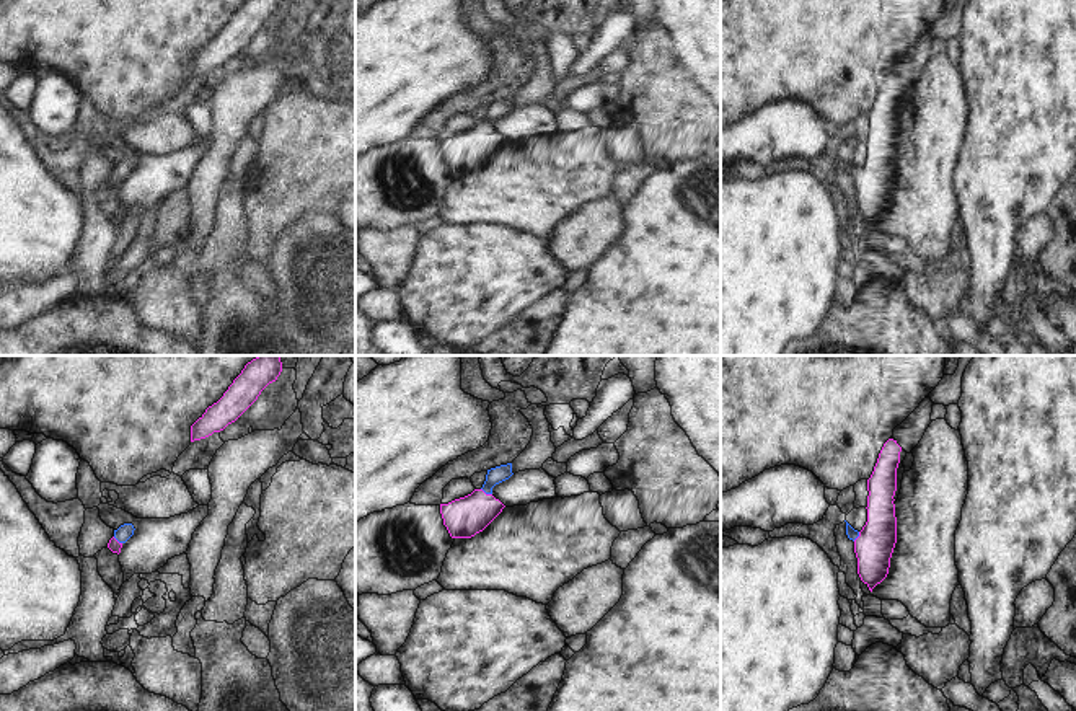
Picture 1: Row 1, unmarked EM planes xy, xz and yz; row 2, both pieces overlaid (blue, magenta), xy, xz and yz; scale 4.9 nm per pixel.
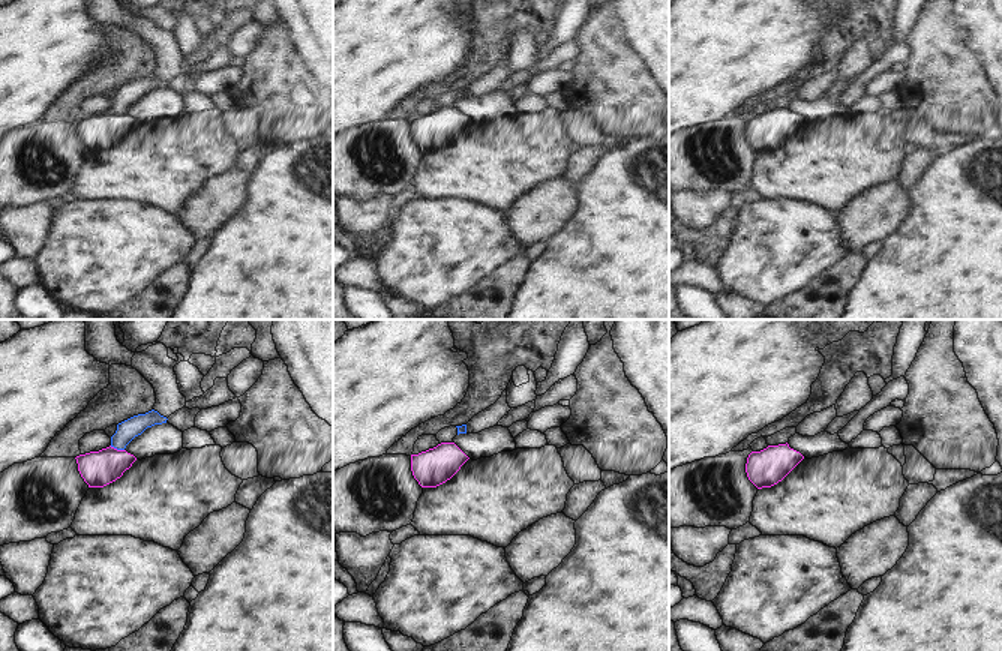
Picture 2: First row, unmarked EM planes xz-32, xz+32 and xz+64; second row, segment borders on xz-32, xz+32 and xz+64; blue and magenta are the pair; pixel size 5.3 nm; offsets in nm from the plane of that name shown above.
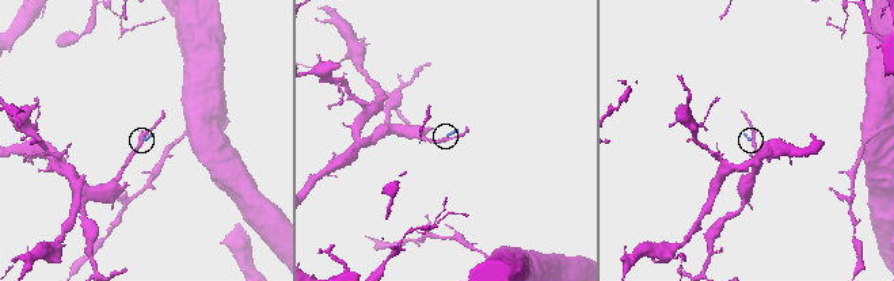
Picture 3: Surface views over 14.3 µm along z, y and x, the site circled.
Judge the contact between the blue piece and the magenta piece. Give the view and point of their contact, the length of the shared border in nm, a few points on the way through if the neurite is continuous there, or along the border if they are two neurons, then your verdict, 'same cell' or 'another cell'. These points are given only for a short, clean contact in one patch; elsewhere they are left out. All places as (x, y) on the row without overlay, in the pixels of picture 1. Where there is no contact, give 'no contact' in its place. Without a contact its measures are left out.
xz (486, 128) | 70 nm | across xz (496, 110), (488, 119), (486, 128), (463, 152) | same cell

